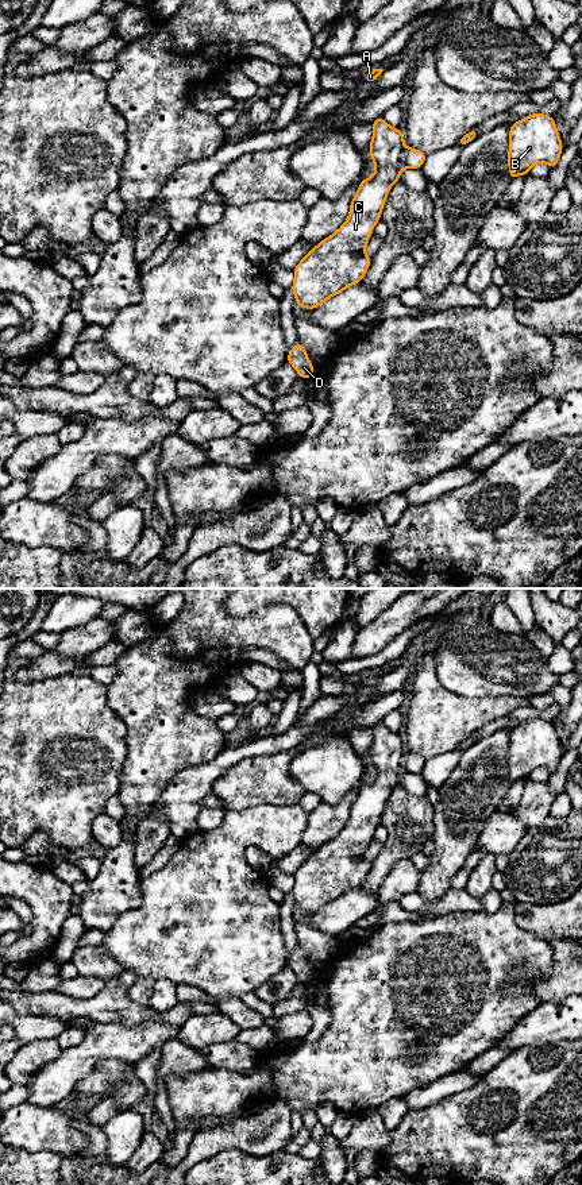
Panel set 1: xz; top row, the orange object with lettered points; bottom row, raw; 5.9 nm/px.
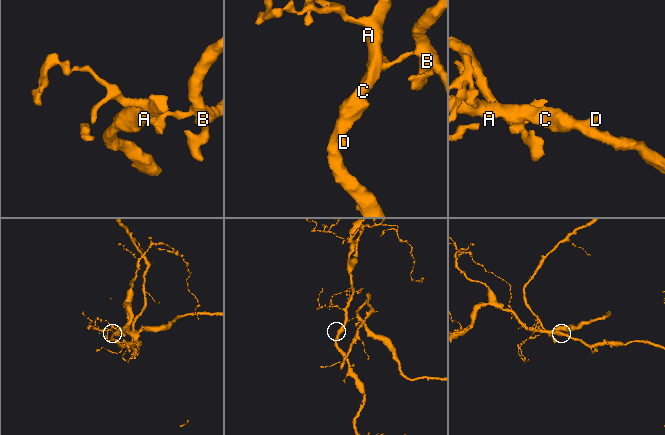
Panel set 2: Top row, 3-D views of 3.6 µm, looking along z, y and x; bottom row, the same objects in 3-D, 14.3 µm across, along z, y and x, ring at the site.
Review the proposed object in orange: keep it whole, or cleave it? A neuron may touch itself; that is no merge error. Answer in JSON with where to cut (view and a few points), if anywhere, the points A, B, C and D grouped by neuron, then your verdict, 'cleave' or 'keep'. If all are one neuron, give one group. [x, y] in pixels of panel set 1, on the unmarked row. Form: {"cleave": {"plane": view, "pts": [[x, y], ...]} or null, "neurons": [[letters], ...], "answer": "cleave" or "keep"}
{"cleave": {"plane": "xz", "pts": [[405, 752], [401, 771]]}, "neurons": [["A", "C", "D"], ["B"]], "answer": "cleave"}

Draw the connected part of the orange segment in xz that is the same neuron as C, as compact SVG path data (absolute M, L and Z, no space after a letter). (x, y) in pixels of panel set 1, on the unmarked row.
M382 721L373 727L369 749L375 771L371 783L362 783L342 831L313 852L293 873L292 896L304 914L315 914L328 903L361 887L371 868L365 858L374 830L393 788L400 786L404 761L402 733L390 732Z

